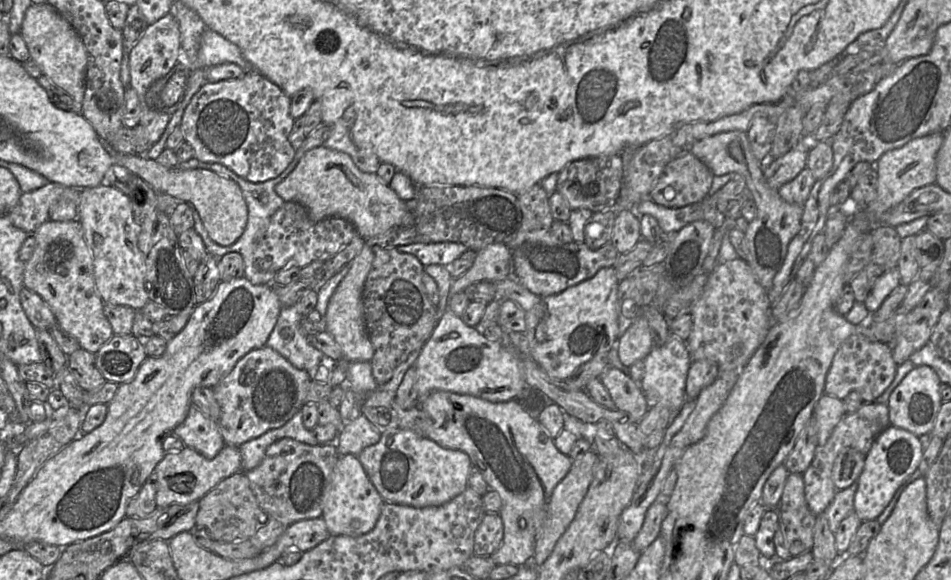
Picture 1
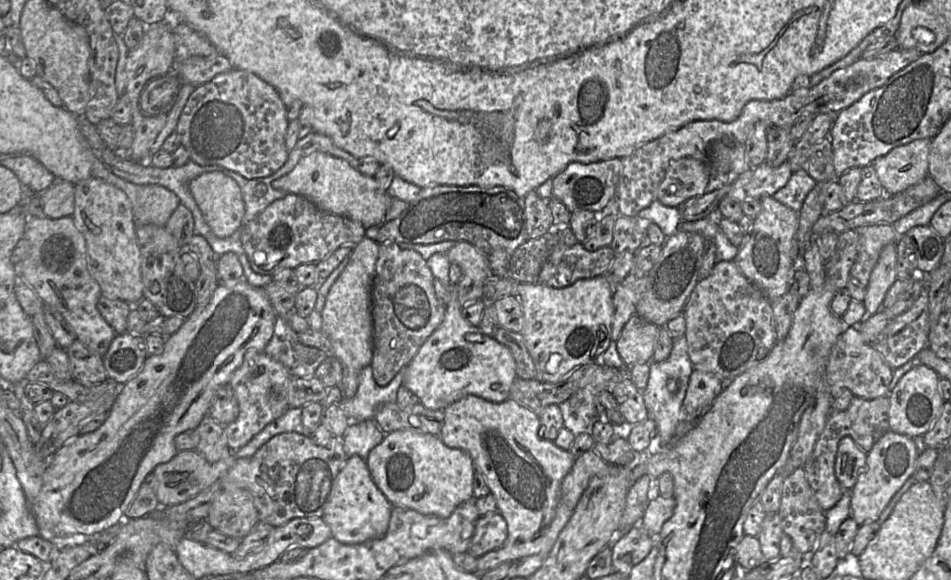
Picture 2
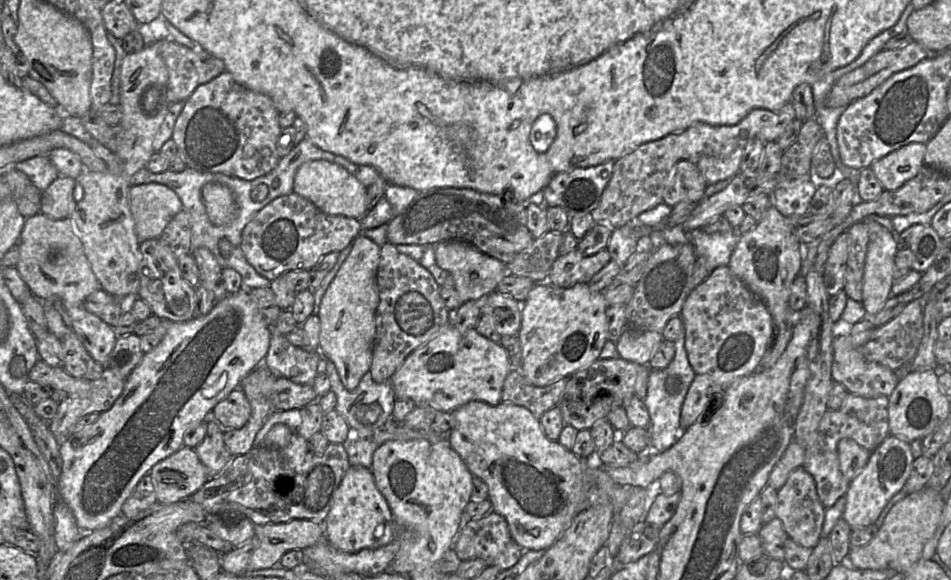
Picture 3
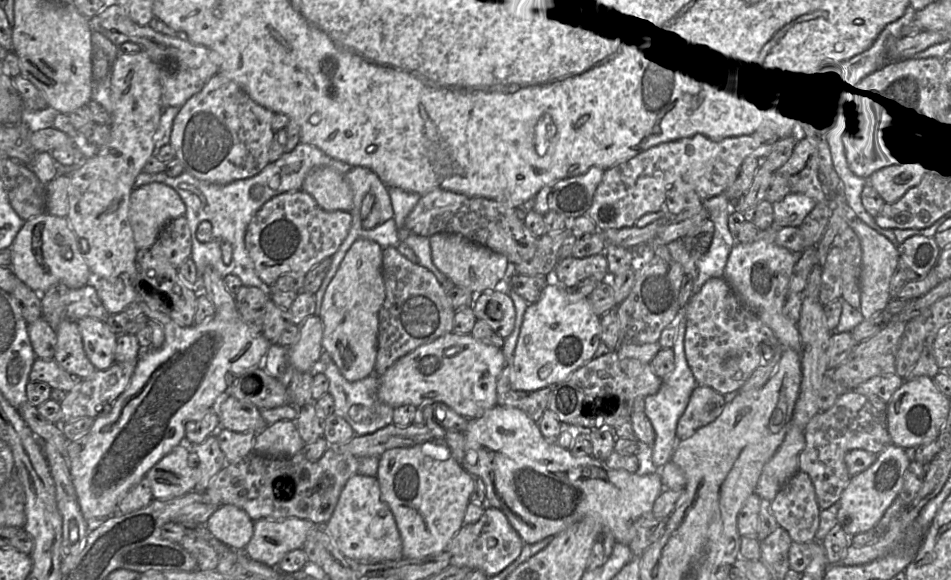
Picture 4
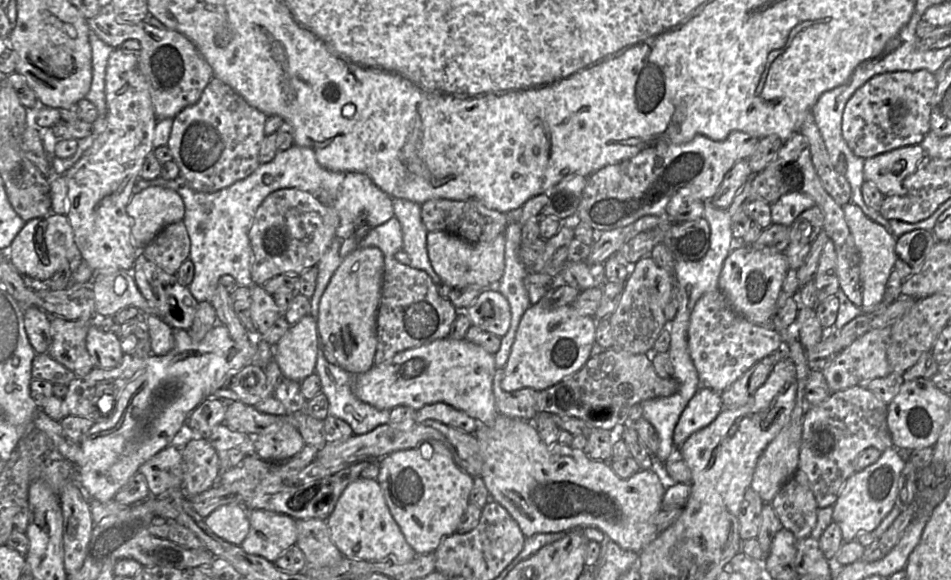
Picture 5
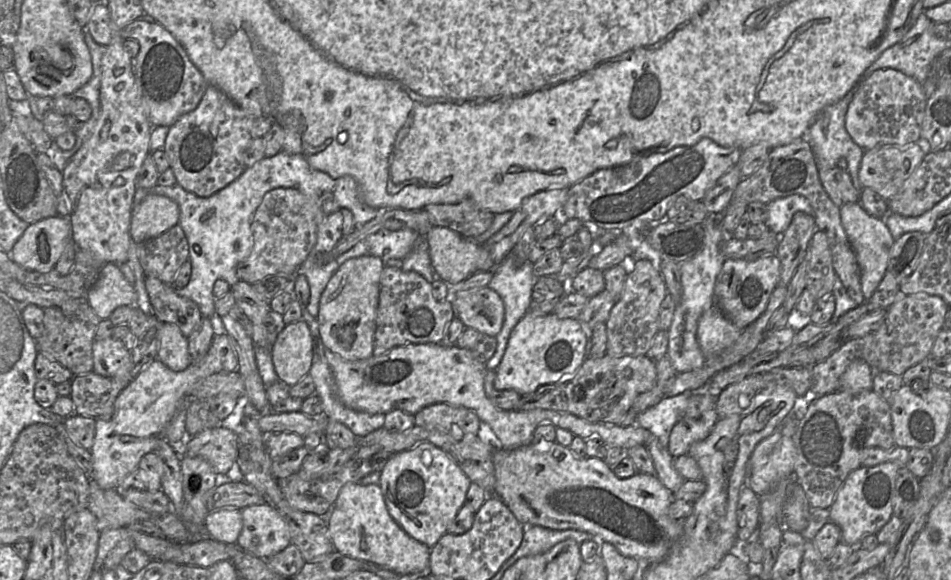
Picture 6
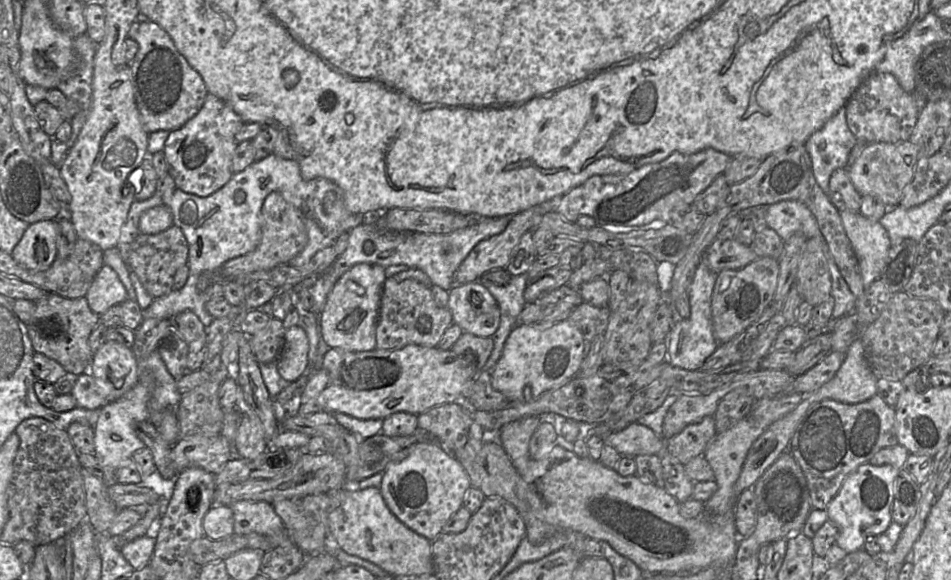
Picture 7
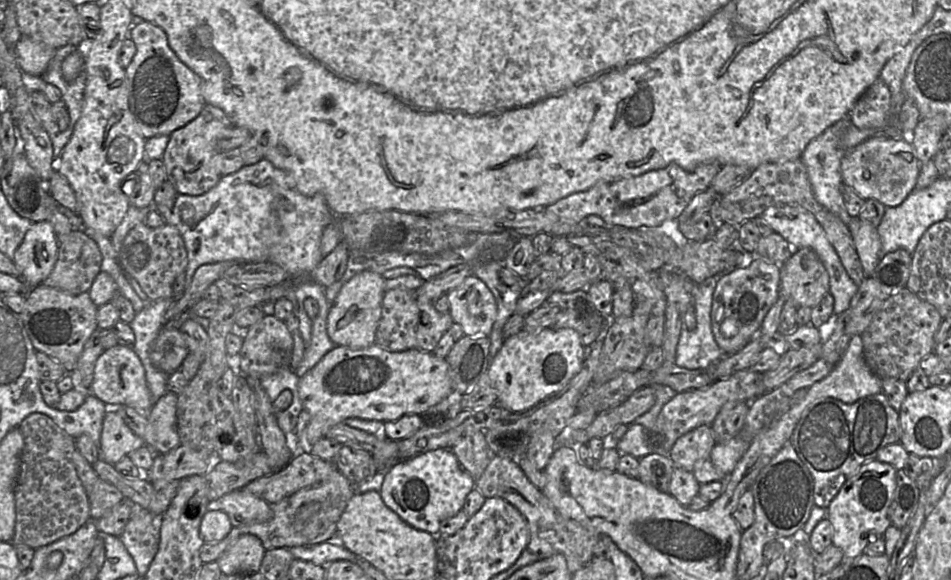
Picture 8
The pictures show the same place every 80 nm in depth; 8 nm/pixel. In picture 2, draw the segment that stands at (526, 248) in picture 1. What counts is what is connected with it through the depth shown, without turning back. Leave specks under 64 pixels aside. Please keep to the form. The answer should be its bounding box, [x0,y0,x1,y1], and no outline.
[538,243,615,288]

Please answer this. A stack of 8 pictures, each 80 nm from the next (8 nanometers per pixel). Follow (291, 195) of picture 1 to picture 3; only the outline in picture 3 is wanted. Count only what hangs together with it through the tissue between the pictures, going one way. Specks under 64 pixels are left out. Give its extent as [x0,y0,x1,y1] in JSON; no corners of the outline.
[293,160,368,219]

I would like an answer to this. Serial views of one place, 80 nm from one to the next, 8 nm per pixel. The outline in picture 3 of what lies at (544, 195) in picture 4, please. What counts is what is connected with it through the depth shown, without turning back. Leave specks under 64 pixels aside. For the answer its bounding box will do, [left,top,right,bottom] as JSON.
[544,160,616,217]

